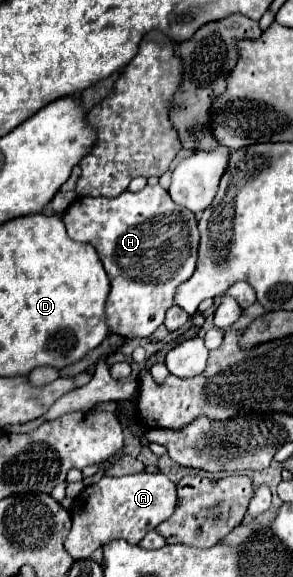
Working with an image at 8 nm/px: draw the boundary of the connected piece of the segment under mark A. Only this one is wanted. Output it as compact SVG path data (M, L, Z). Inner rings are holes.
M139 473L131 477L103 477L99 483L93 485L95 495L91 493L91 515L85 515L85 525L75 525L69 531L69 537L65 541L65 549L73 559L89 559L91 553L105 543L113 539L125 539L127 543L137 545L143 535L151 529L155 529L159 523L163 523L175 509L177 493L175 483L167 479L163 473ZM123 503L123 509L121 509ZM91 523L95 523L95 531L79 531L79 527L87 529Z

